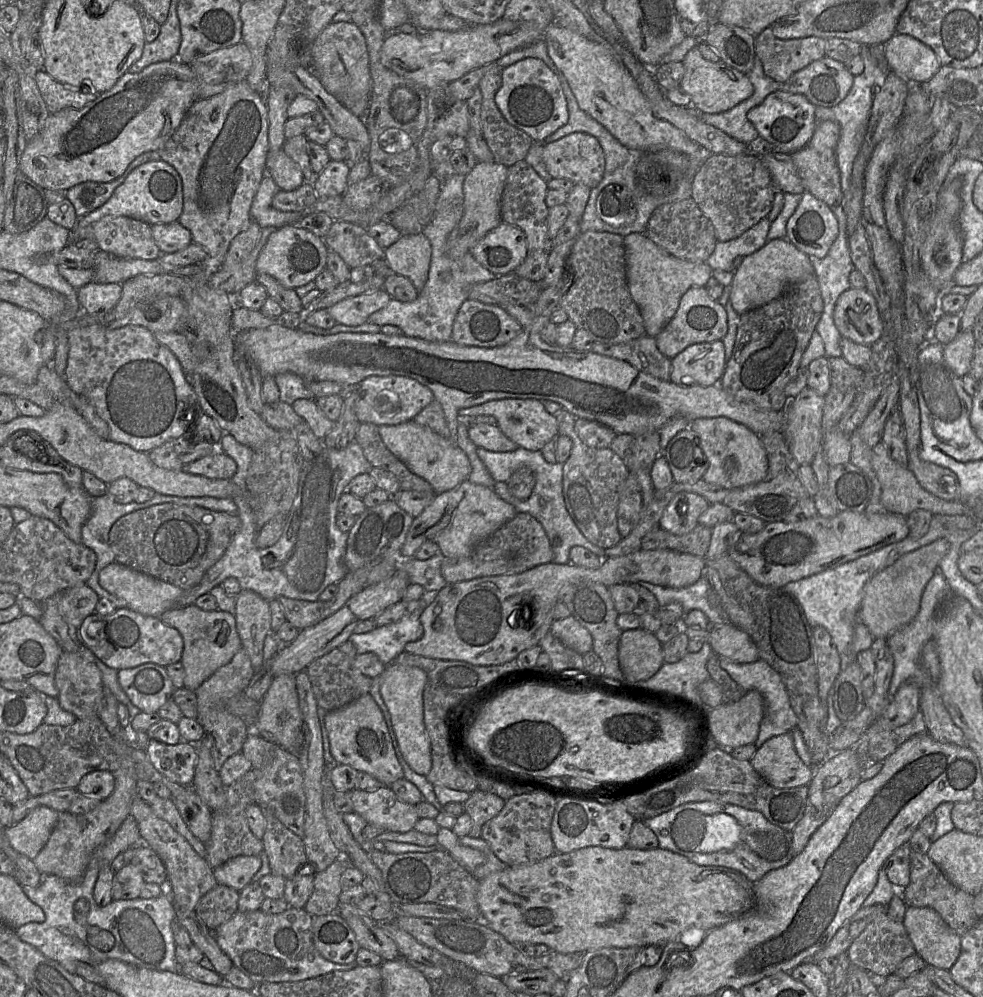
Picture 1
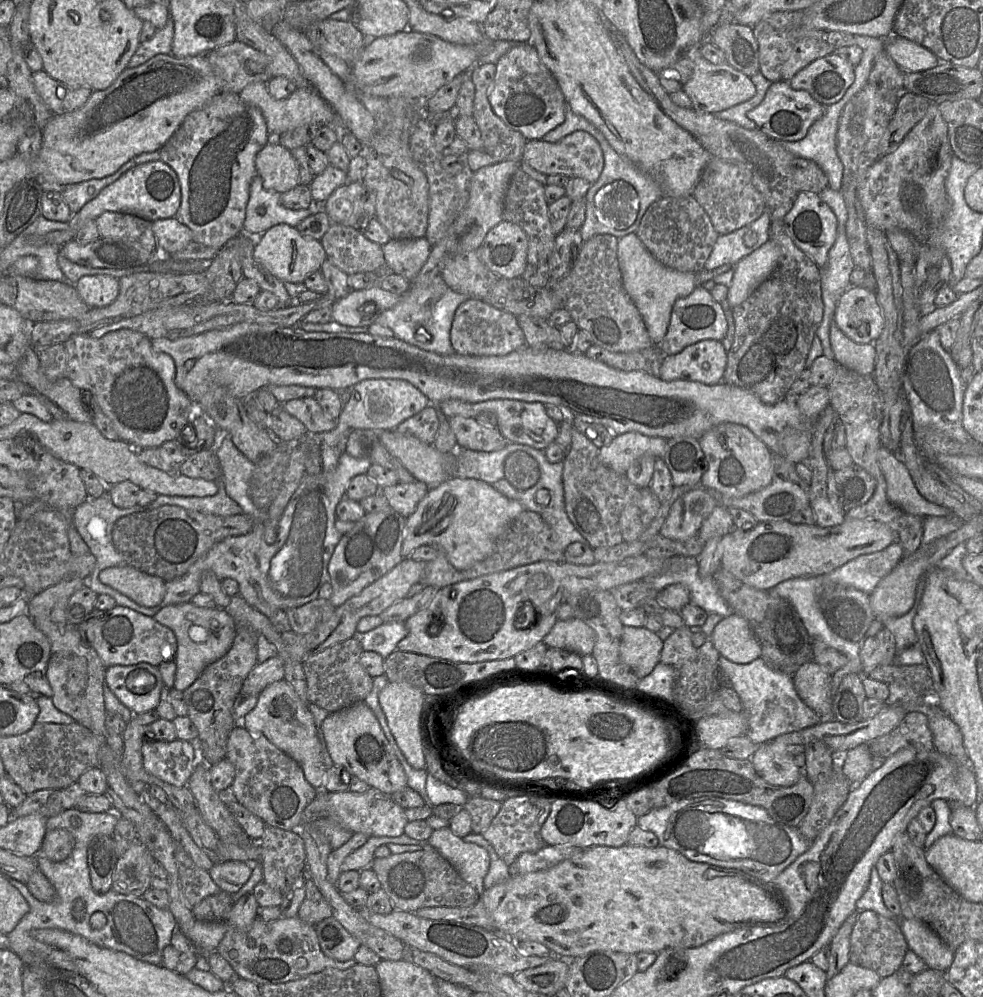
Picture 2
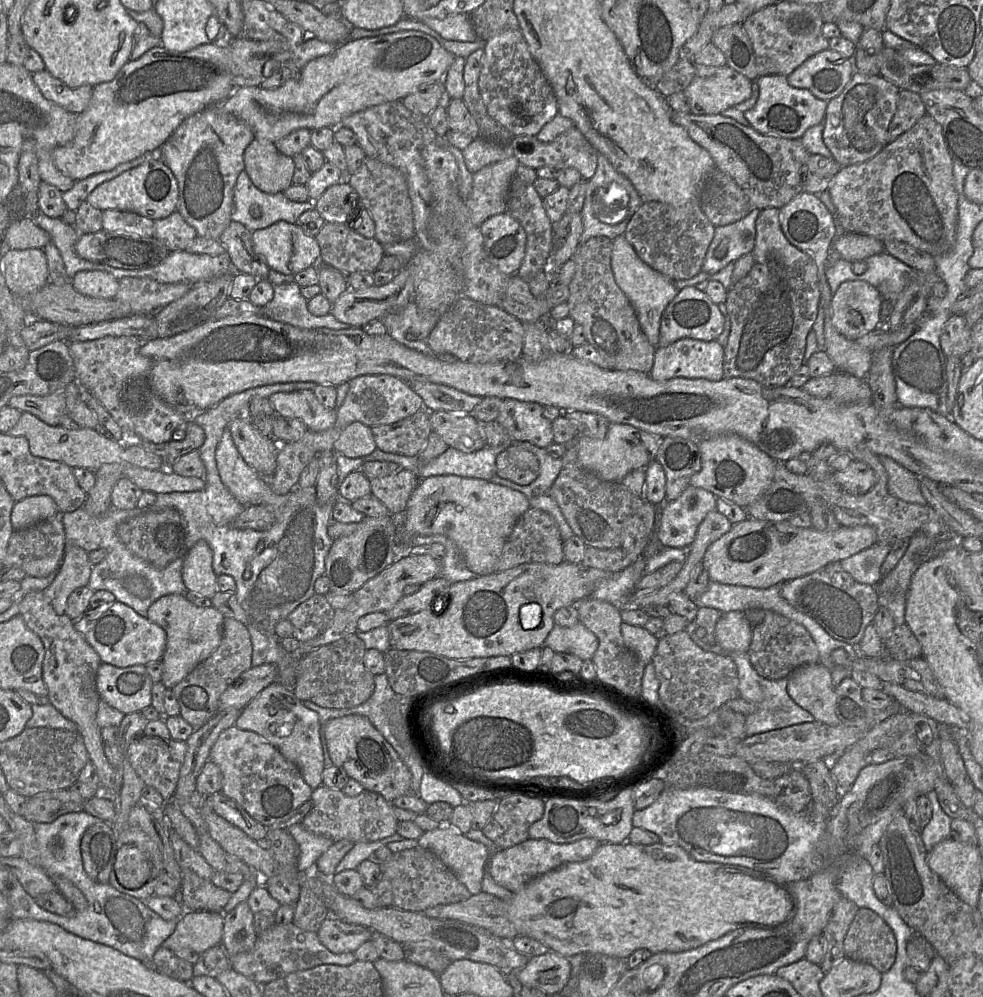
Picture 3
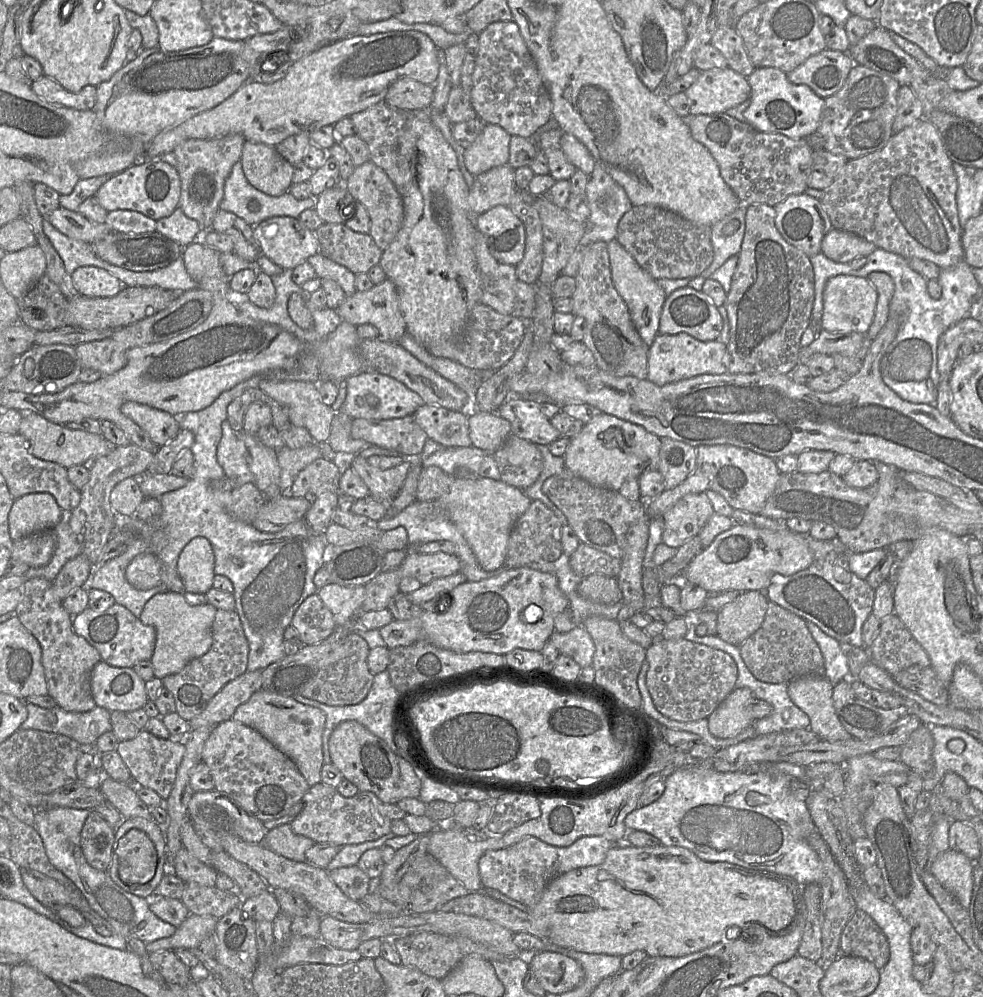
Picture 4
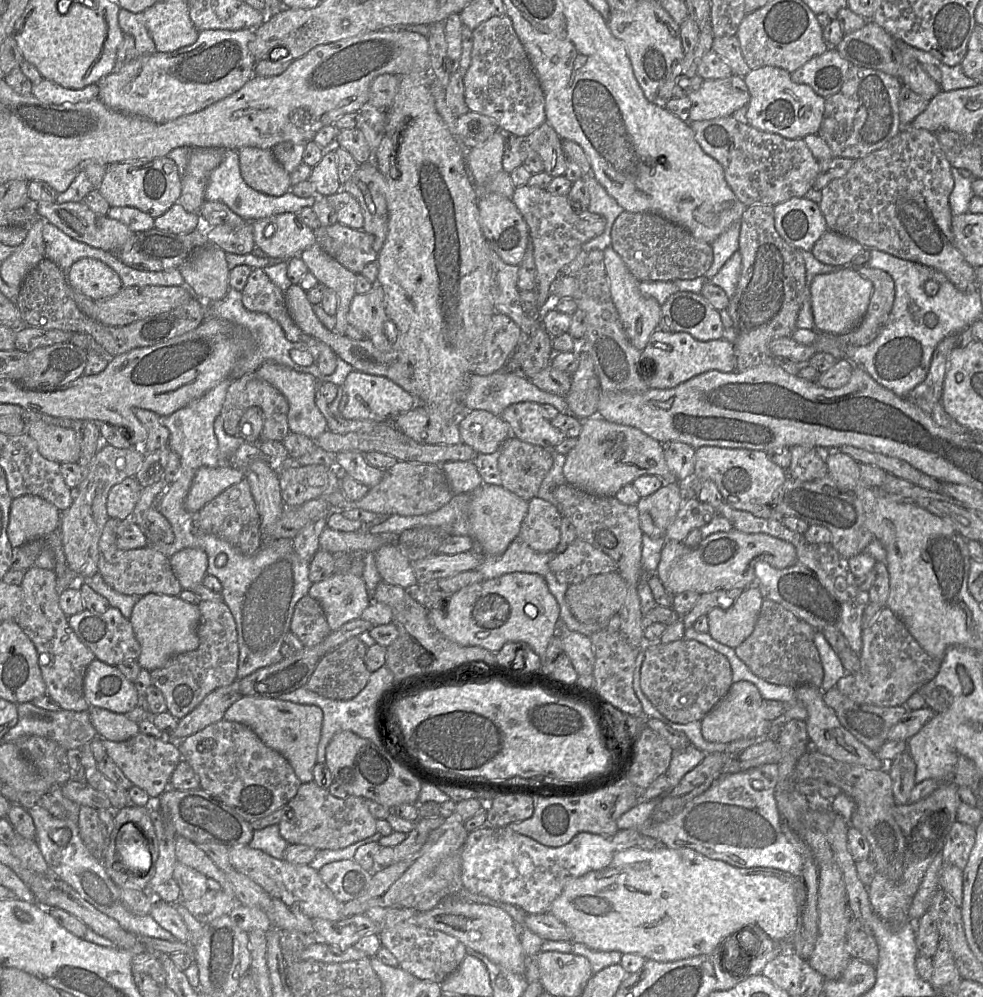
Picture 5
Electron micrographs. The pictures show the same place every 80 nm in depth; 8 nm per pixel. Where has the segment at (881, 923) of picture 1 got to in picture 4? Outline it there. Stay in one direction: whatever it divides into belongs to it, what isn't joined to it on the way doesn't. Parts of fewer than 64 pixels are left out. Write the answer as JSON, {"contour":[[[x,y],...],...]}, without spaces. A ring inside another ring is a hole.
{"contour":[[[857,909],[845,925],[840,939],[840,955],[863,958],[876,968],[883,968],[889,961],[887,938],[876,922]]]}

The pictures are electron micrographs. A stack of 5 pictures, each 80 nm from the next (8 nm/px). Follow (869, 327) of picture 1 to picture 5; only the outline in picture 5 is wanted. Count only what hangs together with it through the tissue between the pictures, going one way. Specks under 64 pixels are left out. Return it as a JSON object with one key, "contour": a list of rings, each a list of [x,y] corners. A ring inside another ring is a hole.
{"contour":[[[853,266],[815,276],[809,286],[814,326],[818,332],[846,334],[859,326],[865,316],[873,292],[873,284]]]}

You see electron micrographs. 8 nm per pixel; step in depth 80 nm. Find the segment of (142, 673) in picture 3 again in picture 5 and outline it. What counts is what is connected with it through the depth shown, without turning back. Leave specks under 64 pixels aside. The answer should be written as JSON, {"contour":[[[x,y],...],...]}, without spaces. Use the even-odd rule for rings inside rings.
{"contour":[[[95,658],[86,670],[83,690],[91,707],[126,714],[138,706],[138,692],[132,681],[116,667]]]}

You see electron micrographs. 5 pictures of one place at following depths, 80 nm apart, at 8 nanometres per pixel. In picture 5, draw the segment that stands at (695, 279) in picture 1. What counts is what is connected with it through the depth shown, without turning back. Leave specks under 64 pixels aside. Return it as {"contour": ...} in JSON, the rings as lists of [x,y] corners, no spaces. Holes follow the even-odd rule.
{"contour":[[[609,246],[603,250],[604,265],[610,287],[610,294],[619,314],[624,332],[631,344],[642,351],[651,334],[658,328],[661,305],[652,297],[645,297],[639,290],[640,281],[629,271],[622,258]]]}

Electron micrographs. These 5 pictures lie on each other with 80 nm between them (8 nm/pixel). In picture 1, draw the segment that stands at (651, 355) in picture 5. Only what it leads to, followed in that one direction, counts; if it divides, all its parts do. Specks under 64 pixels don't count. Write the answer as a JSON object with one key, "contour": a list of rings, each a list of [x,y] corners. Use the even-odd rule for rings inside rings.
{"contour":[[[723,341],[697,343],[671,359],[669,381],[680,386],[719,385],[725,367]]]}

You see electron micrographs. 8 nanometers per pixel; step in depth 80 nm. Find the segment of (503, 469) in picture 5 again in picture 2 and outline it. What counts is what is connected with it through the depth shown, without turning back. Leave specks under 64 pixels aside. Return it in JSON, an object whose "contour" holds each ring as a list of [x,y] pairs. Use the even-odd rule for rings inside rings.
{"contour":[[[524,451],[511,453],[504,462],[504,478],[519,490],[528,490],[540,478],[539,465]]]}

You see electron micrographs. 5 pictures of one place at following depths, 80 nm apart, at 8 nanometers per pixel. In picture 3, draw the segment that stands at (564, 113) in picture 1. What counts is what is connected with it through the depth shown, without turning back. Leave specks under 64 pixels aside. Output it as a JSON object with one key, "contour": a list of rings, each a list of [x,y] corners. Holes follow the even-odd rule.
{"contour":[[[507,30],[489,38],[483,50],[478,87],[489,115],[514,137],[537,136],[559,110],[554,91],[531,55],[521,30]]]}

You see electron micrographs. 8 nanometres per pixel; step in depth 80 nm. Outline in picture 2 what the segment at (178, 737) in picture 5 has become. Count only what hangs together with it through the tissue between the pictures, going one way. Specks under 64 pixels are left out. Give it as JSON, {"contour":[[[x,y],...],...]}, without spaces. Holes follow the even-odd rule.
{"contour":[[[275,656],[257,663],[242,684],[240,695],[257,695],[269,684],[284,679],[284,660]]]}

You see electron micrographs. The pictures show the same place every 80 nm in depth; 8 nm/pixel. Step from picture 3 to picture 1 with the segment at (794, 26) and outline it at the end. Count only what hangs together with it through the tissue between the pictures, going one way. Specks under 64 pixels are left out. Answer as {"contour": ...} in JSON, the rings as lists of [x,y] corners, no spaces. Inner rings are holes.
{"contour":[[[768,27],[756,36],[756,56],[767,76],[785,83],[797,71],[826,56],[826,40],[817,36],[781,39]]]}

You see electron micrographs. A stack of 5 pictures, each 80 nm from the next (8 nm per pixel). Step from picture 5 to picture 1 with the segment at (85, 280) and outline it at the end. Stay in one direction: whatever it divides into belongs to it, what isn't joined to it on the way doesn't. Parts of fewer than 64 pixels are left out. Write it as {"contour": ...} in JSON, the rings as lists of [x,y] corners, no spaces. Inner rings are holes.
{"contour":[[[91,281],[77,290],[81,312],[90,316],[104,316],[116,306],[121,293],[122,285],[119,283]]]}

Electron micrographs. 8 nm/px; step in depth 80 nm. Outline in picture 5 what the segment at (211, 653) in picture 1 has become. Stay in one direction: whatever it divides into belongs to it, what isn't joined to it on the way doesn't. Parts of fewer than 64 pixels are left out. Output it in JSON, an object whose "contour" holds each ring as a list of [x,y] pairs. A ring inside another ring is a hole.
{"contour":[[[157,593],[142,595],[134,605],[129,621],[141,648],[137,661],[149,672],[164,666],[172,656],[196,650],[199,646],[198,605],[189,603],[180,596]]]}

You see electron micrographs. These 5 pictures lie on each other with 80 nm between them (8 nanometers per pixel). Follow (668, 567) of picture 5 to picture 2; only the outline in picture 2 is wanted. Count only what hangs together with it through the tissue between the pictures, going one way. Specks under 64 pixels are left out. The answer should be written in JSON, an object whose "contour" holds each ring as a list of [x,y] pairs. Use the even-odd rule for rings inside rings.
{"contour":[[[845,517],[842,524],[826,528],[791,524],[788,520],[765,521],[749,530],[734,528],[722,537],[718,552],[721,568],[755,589],[770,590],[786,580],[828,574],[858,556],[881,551],[897,540],[896,532],[875,520]]]}

